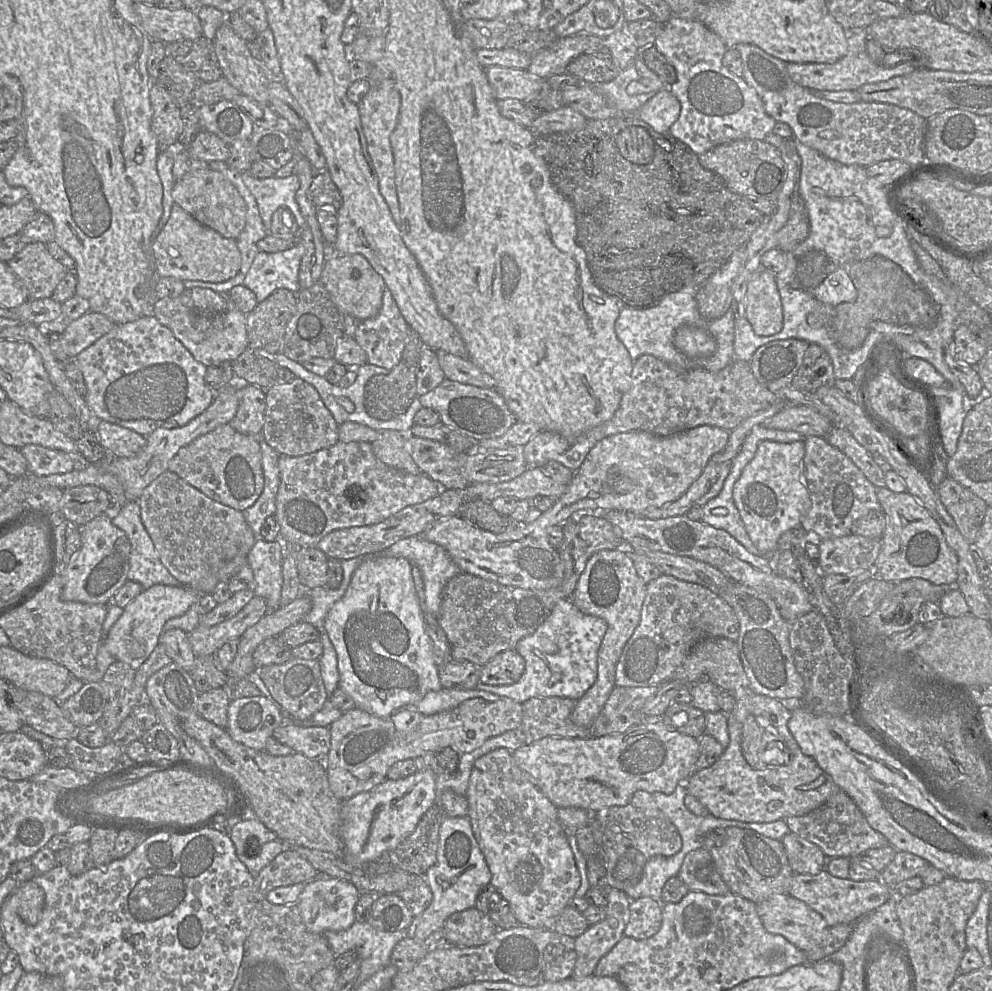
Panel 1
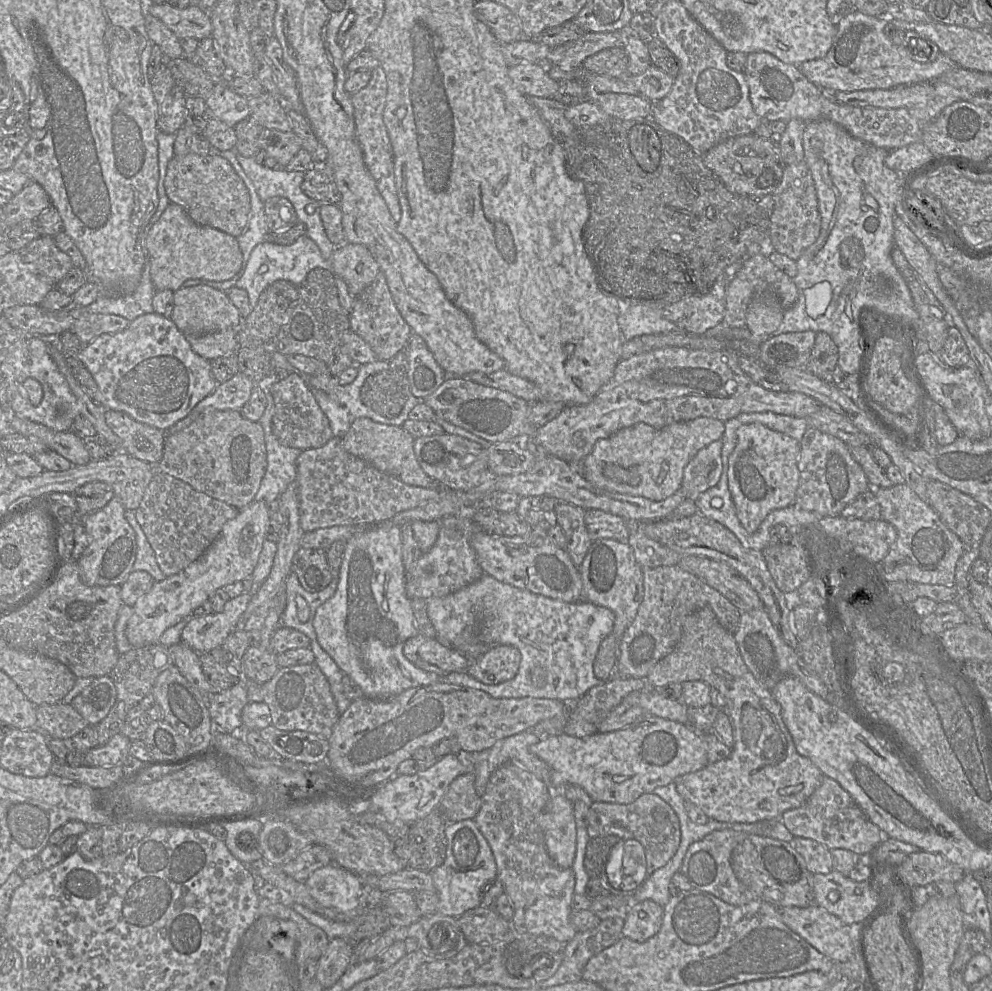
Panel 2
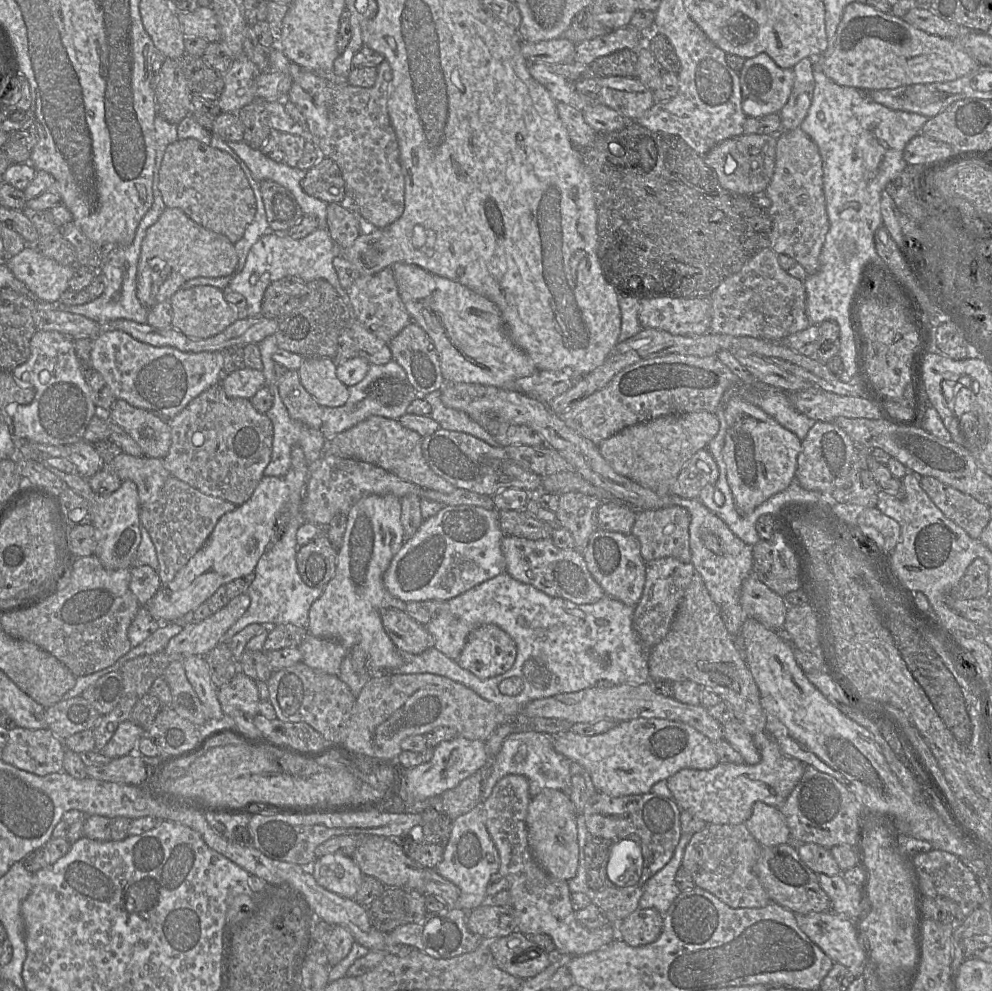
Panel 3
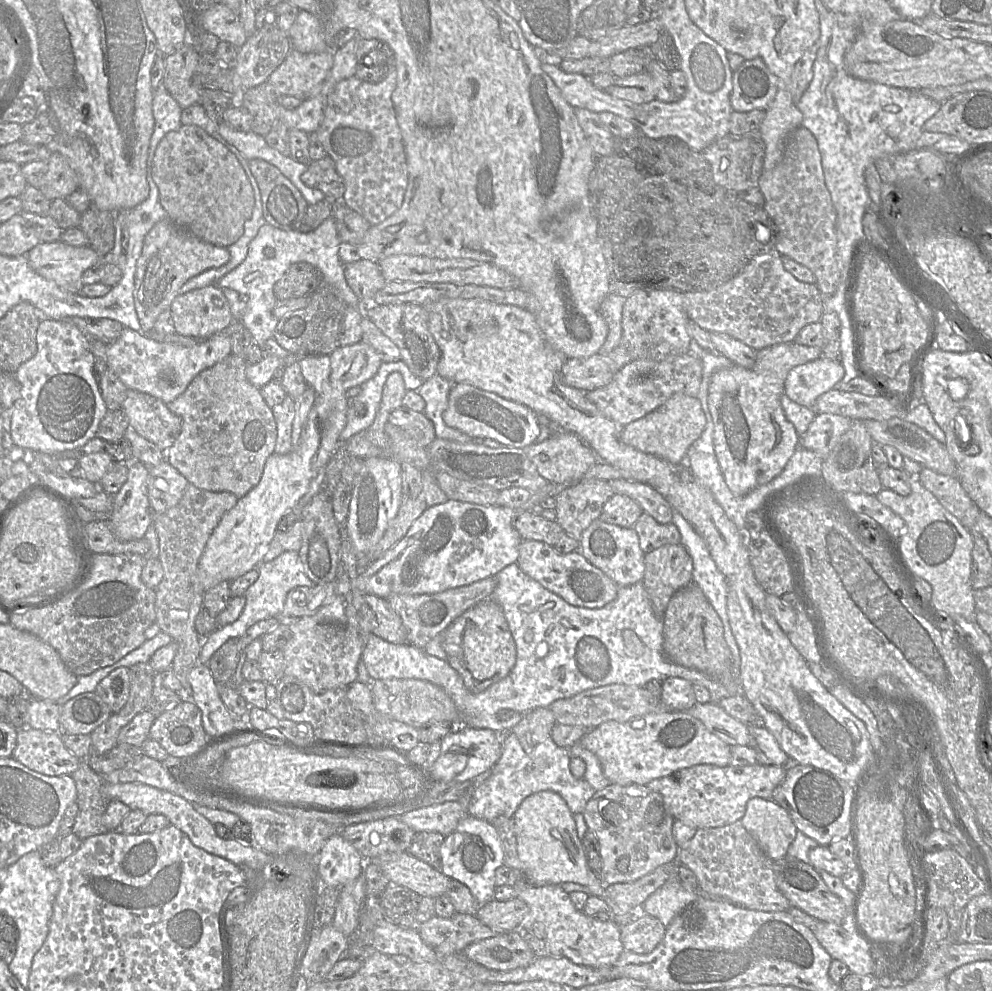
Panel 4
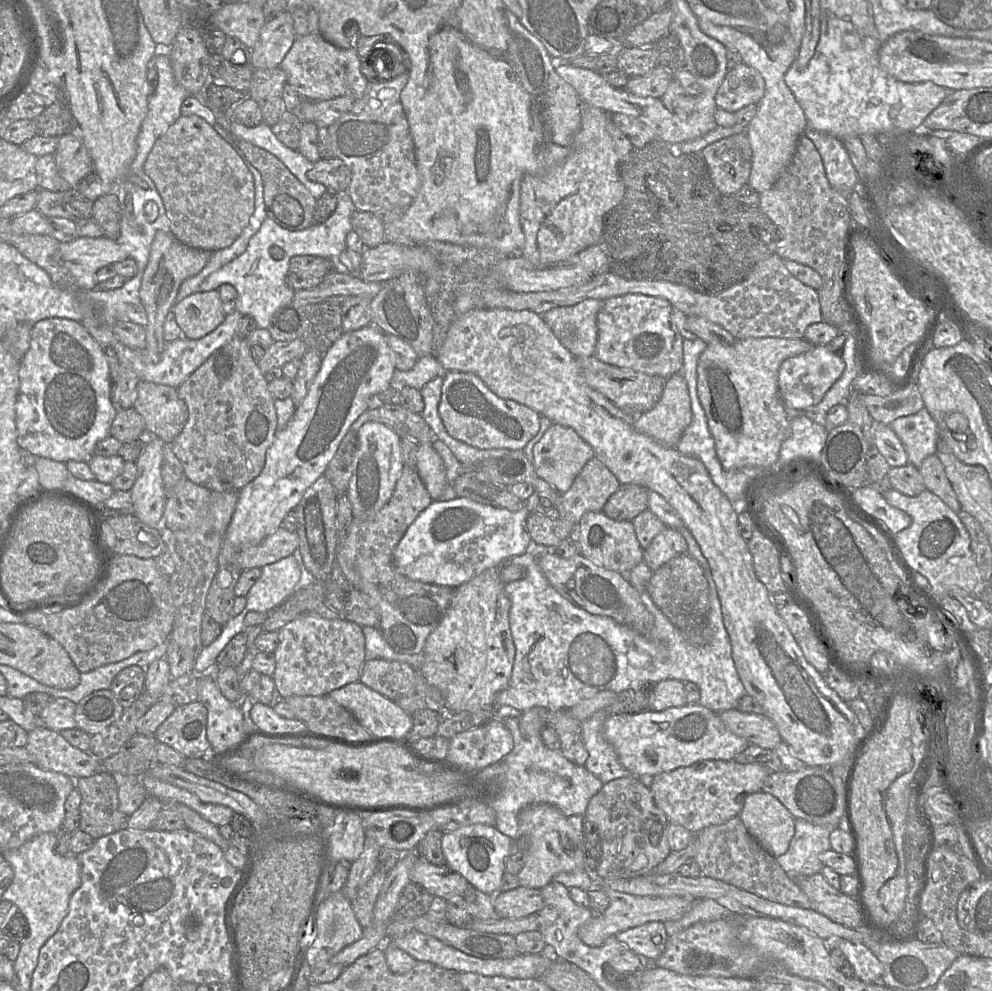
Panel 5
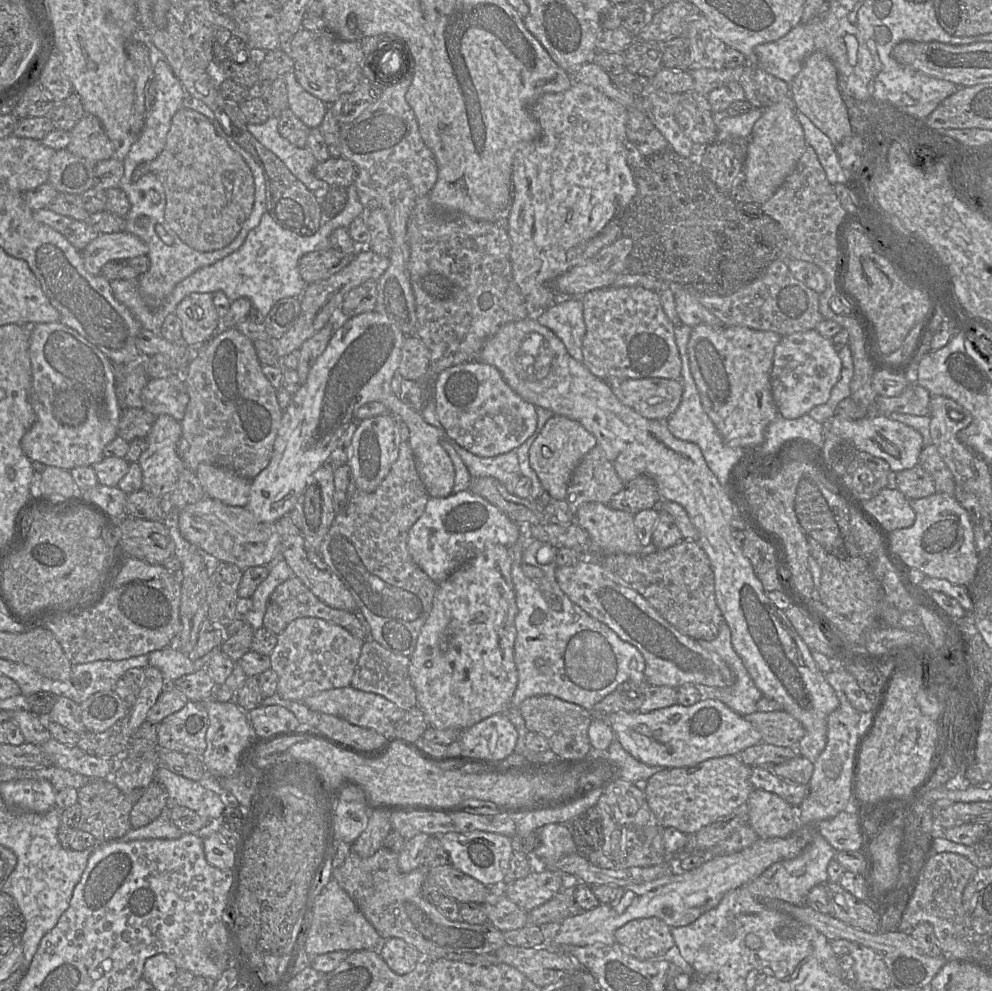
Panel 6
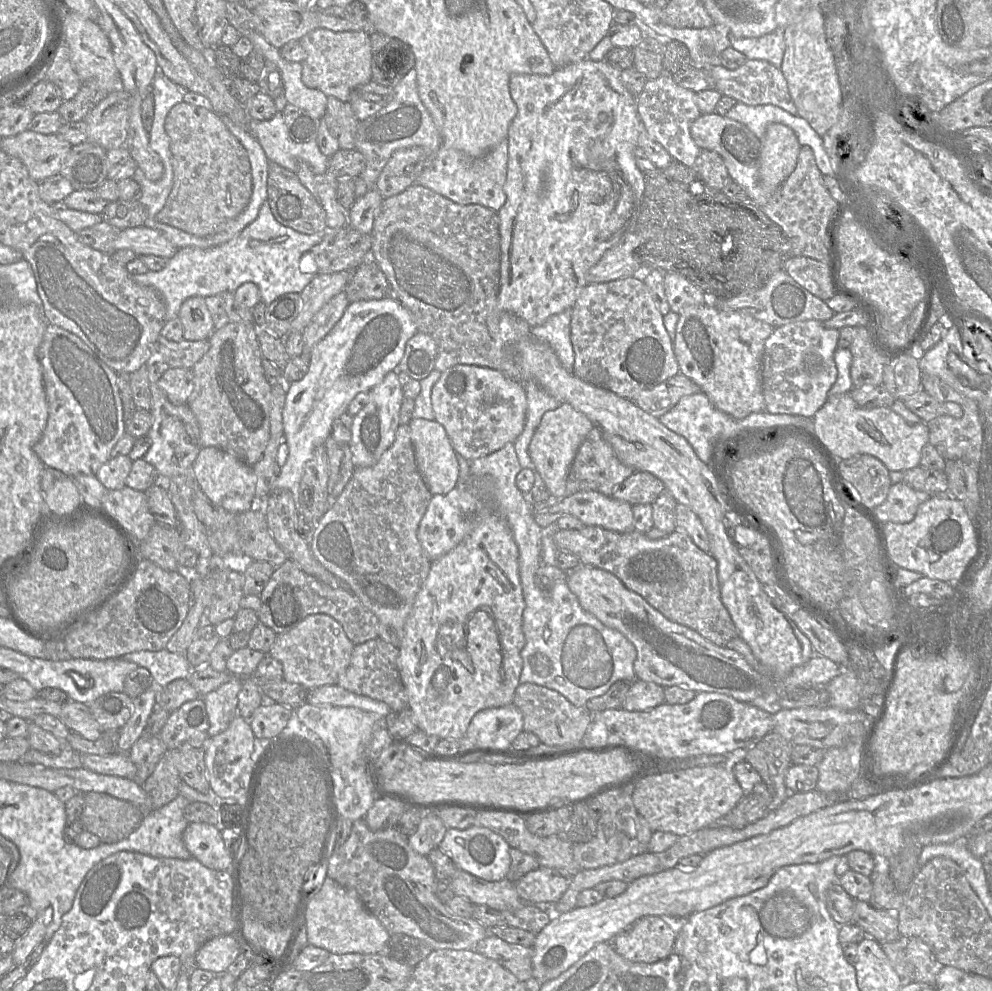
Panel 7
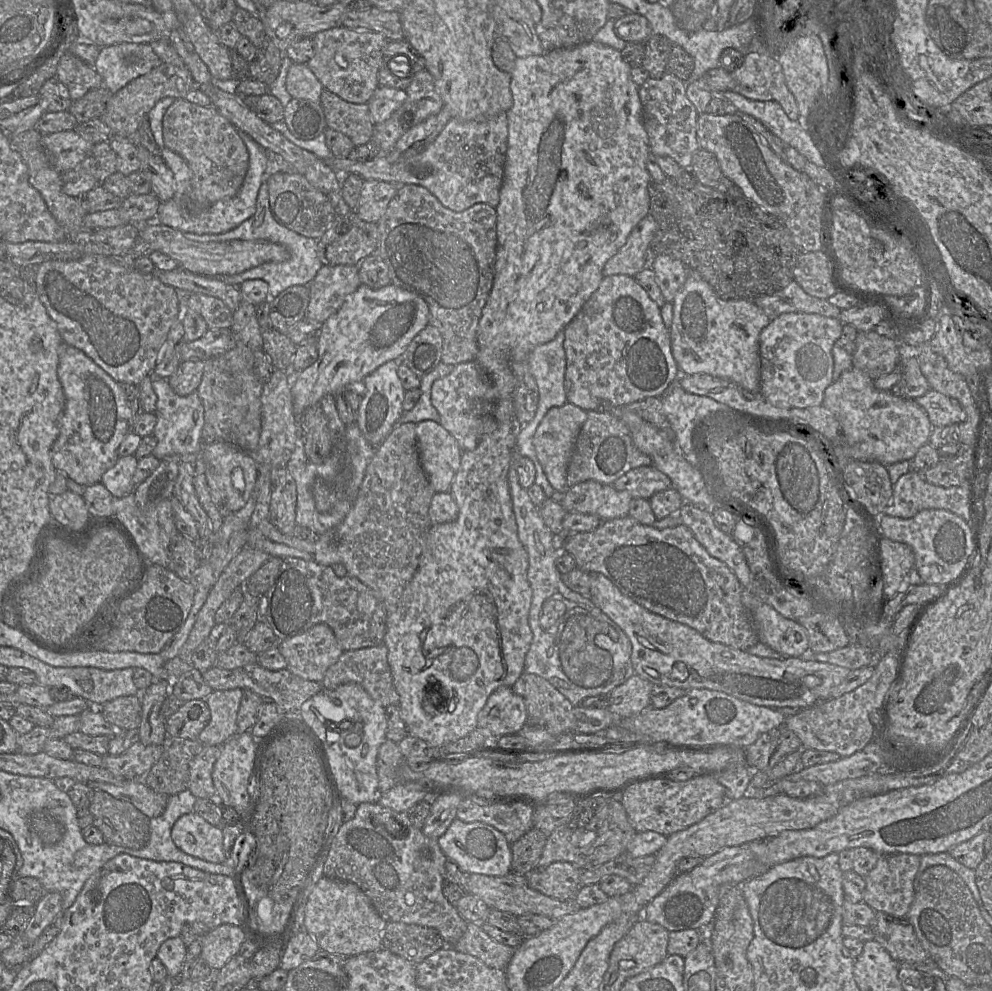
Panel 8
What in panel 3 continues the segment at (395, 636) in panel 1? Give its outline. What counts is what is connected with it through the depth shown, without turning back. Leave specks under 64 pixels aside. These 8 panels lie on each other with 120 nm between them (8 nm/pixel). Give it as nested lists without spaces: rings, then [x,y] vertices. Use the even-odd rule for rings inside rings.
[[[392,494],[368,495],[350,509],[347,518],[343,542],[338,551],[335,574],[324,587],[321,597],[310,608],[308,633],[340,642],[349,649],[349,655],[352,647],[360,646],[367,655],[367,669],[373,674],[382,674],[397,669],[404,662],[401,651],[386,633],[381,619],[381,612],[384,609],[397,608],[404,611],[406,604],[392,596],[383,583],[385,571],[405,541],[401,522],[401,499]]]

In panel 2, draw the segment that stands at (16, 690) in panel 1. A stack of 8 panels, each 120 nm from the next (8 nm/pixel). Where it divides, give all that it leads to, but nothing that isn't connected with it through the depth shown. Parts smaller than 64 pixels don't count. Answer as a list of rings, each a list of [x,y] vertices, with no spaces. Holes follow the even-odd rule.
[[[71,704],[39,705],[36,717],[37,729],[61,740],[71,739],[89,725]]]

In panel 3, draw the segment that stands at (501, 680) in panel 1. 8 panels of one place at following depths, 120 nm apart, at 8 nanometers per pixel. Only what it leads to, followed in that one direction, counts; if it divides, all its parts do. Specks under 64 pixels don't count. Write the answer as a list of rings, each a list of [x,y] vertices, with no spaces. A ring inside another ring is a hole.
[[[488,624],[470,633],[457,662],[480,679],[488,679],[510,670],[515,662],[514,640],[500,627]]]

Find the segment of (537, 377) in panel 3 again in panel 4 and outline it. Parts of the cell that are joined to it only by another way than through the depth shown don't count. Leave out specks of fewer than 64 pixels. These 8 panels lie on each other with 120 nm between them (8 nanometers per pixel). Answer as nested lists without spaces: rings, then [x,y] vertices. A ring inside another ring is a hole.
[[[599,353],[587,358],[566,359],[562,366],[563,382],[583,391],[592,391],[608,385],[614,375],[608,356]]]

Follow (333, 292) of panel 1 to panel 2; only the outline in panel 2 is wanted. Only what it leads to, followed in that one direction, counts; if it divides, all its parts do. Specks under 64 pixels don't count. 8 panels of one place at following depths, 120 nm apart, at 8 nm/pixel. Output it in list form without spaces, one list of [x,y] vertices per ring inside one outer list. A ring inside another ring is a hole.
[[[353,243],[335,247],[330,257],[330,268],[335,276],[346,282],[354,297],[361,294],[380,271],[367,247]]]

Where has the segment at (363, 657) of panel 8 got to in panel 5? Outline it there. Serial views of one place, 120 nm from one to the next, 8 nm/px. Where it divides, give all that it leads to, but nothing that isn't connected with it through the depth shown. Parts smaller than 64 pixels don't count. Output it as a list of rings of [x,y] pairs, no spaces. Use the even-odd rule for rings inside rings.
[[[366,660],[358,682],[397,703],[415,694],[415,669],[404,662]]]

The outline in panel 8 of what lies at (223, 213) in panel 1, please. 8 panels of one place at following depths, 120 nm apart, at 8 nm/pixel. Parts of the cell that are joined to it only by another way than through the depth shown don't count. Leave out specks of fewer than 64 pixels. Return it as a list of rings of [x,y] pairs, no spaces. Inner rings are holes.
[[[176,99],[163,117],[163,137],[166,147],[182,156],[193,173],[186,195],[186,208],[202,213],[220,201],[233,198],[240,191],[249,168],[249,152],[238,130],[213,106],[203,107],[185,99]]]

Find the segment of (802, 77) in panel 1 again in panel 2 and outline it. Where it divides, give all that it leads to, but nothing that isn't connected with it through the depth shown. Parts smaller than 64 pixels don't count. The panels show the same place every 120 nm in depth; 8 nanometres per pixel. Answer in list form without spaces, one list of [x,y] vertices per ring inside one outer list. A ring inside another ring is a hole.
[[[851,10],[843,12],[835,22],[837,32],[828,53],[823,58],[798,64],[801,73],[826,92],[890,89],[901,84],[936,80],[943,73],[959,67],[942,52],[931,62],[912,59],[904,46],[891,40],[892,22],[887,16],[875,17]]]

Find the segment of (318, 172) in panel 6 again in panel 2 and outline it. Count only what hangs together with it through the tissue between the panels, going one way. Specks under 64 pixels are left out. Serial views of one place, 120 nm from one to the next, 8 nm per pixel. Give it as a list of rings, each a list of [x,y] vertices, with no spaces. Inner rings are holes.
[[[318,157],[305,172],[301,190],[308,197],[322,204],[339,205],[341,194],[336,186],[331,165],[324,157]]]

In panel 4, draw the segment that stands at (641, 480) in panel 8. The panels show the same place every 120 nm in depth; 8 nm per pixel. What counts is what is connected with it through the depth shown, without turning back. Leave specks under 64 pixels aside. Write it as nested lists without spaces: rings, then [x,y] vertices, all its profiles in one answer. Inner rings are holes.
[[[614,494],[605,502],[599,519],[609,524],[631,528],[643,512],[639,504],[630,497]]]

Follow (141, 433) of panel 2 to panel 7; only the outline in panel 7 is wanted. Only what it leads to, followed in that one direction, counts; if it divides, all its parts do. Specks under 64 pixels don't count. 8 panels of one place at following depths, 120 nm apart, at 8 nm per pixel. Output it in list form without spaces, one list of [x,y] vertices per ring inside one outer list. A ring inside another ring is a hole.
[[[165,368],[158,386],[173,405],[187,404],[194,389],[193,372],[185,368]]]

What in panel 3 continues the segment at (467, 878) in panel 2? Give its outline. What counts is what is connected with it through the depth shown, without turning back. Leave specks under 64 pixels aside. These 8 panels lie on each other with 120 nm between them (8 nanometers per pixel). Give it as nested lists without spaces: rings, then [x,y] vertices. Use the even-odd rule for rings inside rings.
[[[480,801],[471,811],[451,822],[449,841],[435,870],[459,888],[456,907],[470,912],[488,901],[486,886],[491,875],[498,872],[499,865],[499,854],[486,828],[483,803]]]

